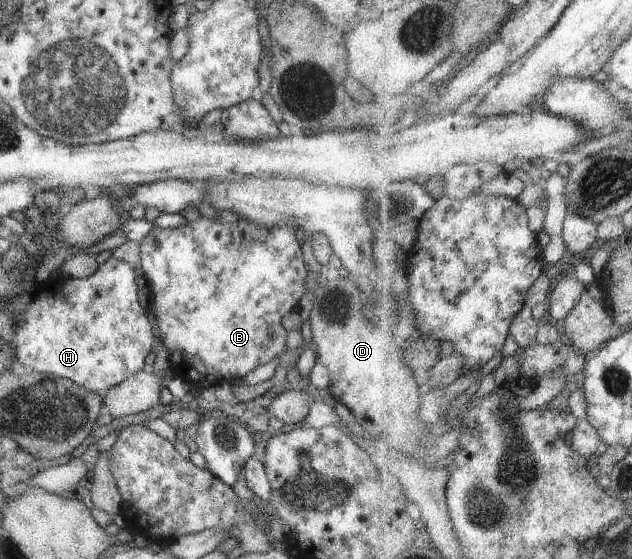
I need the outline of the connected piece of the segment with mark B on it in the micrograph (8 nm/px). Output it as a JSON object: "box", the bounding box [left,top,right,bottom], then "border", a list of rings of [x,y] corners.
{"box":[138,211,309,390],"border":[[[217,211],[212,219],[201,216],[199,220],[186,221],[182,226],[175,229],[154,227],[140,240],[138,243],[139,265],[150,292],[148,308],[156,318],[160,341],[167,348],[167,360],[174,376],[183,378],[188,384],[192,384],[198,390],[206,389],[207,386],[210,387],[211,384],[214,385],[220,380],[231,384],[235,378],[242,378],[248,371],[255,369],[258,365],[267,363],[270,359],[283,352],[287,330],[282,327],[280,318],[289,310],[297,309],[298,300],[309,284],[309,277],[306,266],[302,261],[300,246],[298,246],[295,238],[296,232],[296,228],[291,226],[281,227],[280,229],[266,229],[253,225],[236,213]]]}

